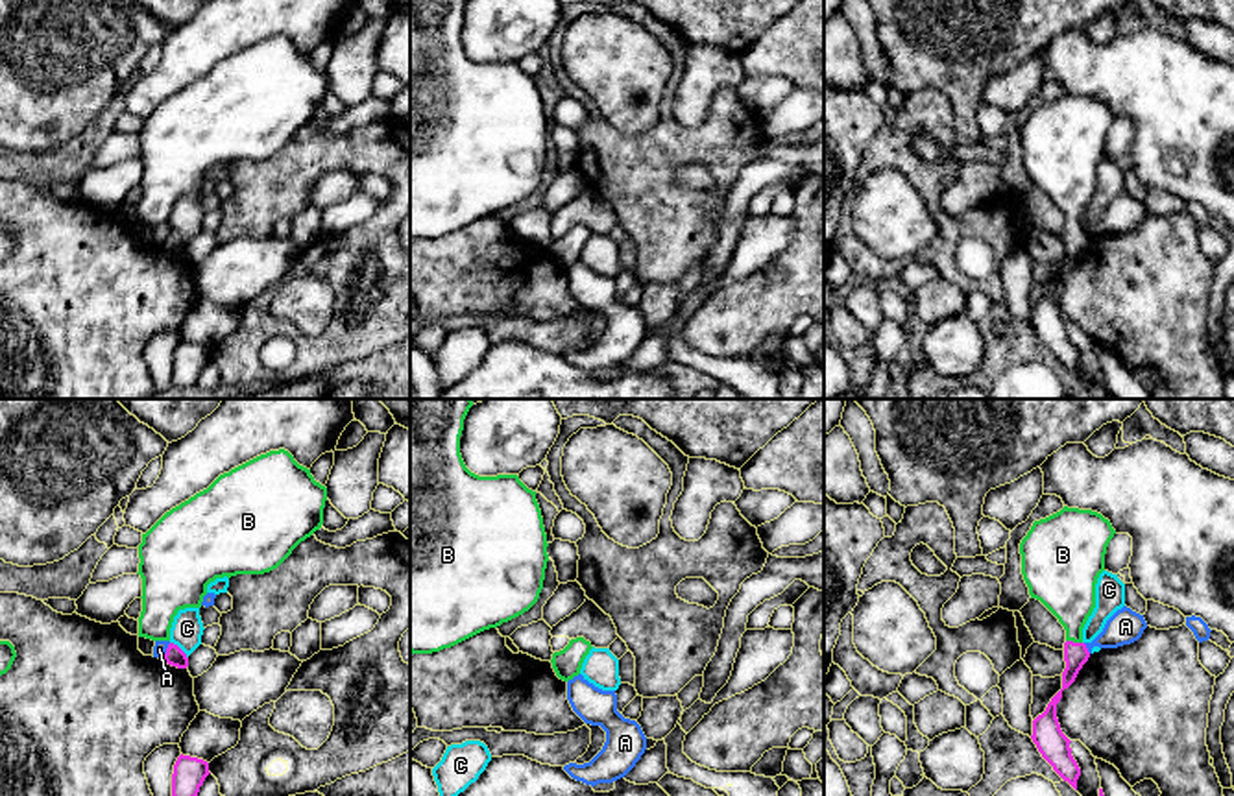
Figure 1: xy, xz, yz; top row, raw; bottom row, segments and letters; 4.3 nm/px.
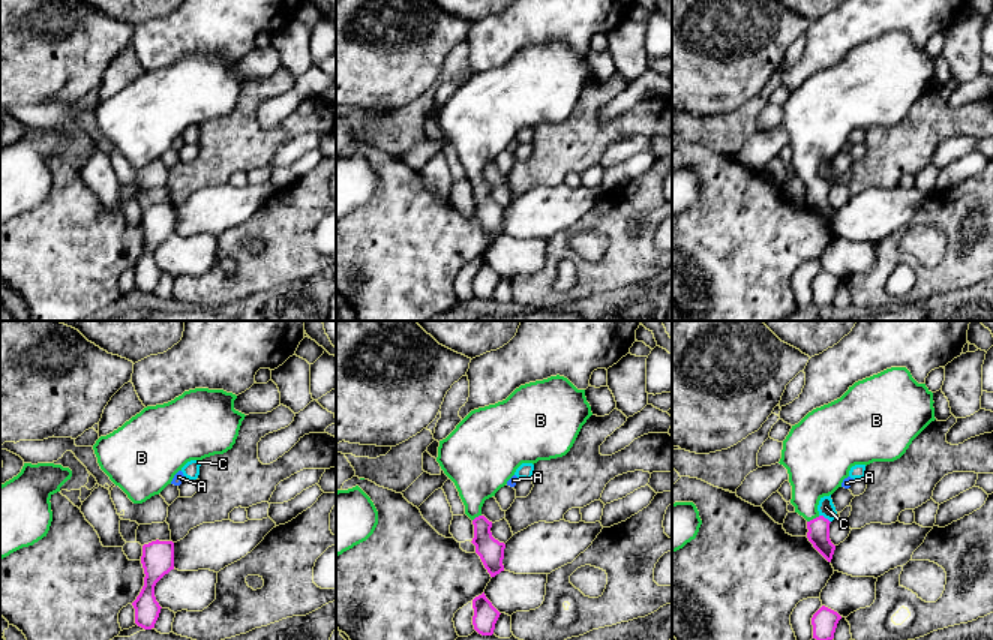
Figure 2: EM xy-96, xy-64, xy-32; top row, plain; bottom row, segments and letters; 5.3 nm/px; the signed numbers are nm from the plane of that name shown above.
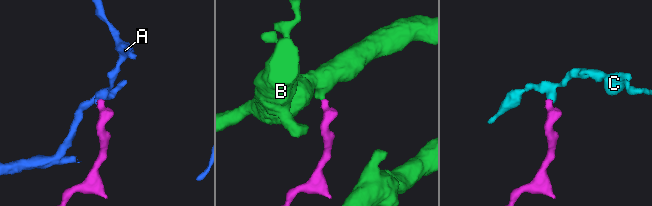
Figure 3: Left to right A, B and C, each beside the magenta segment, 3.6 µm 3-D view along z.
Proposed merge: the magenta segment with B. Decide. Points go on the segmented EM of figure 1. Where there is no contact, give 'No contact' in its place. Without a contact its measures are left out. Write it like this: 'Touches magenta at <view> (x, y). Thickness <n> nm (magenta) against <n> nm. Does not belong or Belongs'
Touches magenta at yz (1072, 641). Thickness 110 nm (magenta) against 260 nm. Belongs

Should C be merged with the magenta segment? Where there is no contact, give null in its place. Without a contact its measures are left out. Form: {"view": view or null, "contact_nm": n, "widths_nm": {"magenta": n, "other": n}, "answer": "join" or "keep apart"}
{"view": "xy", "contact_nm": 110, "widths_nm": {"magenta": 90, "other": 140}, "answer": "keep apart"}

